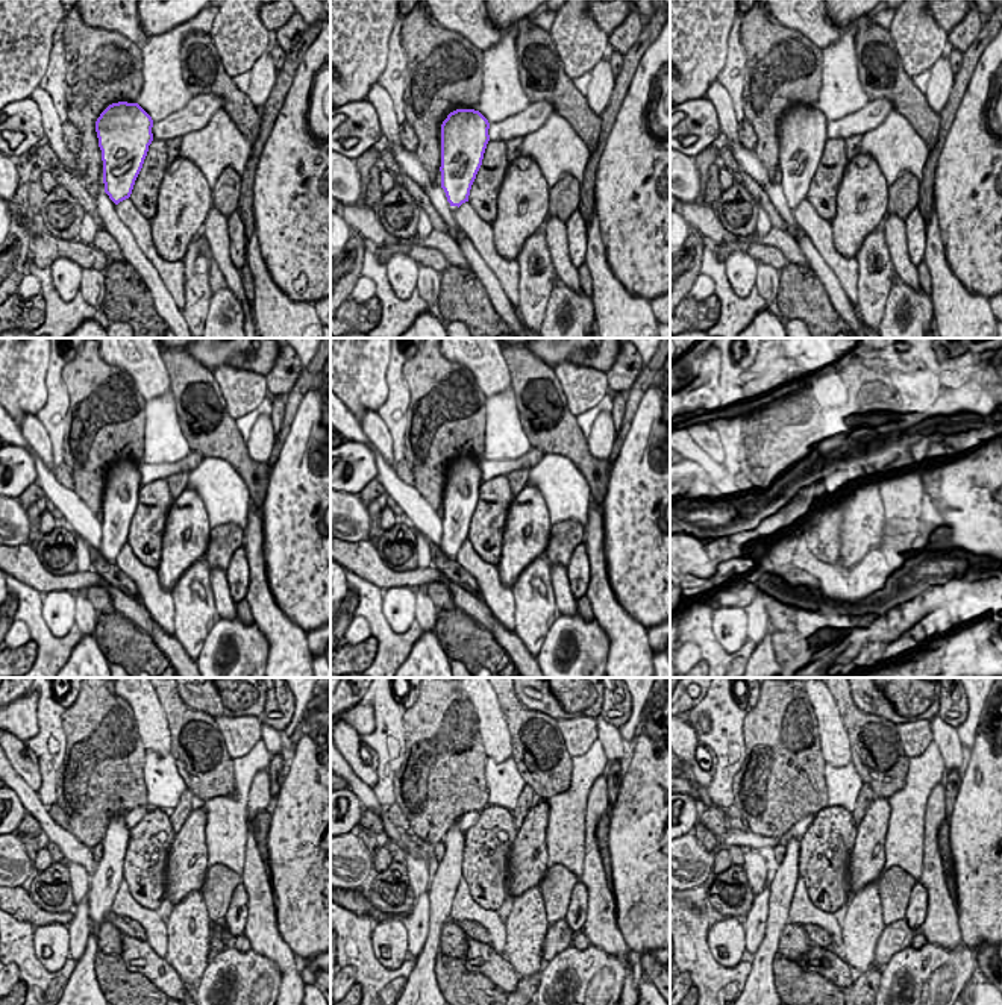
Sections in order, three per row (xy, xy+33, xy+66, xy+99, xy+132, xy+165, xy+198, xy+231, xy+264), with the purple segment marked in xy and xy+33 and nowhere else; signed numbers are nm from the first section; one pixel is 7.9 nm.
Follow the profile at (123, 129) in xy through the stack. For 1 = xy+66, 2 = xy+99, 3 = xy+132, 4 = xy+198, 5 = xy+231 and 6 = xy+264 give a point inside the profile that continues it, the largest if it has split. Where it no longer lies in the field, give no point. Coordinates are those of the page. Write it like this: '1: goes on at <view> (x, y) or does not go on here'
1: goes on at xy+66 (801, 150)
2: goes on at xy+99 (117, 513)
3: goes on at xy+132 (457, 516)
4: goes on at xy+198 (106, 881)
5: goes on at xy+231 (422, 986)
6: goes on at xy+264 (760, 986)

